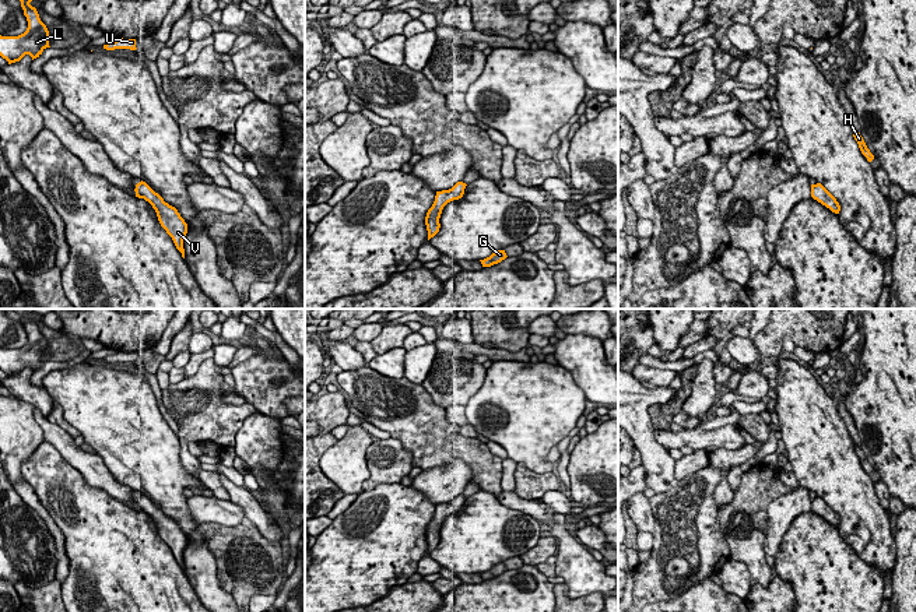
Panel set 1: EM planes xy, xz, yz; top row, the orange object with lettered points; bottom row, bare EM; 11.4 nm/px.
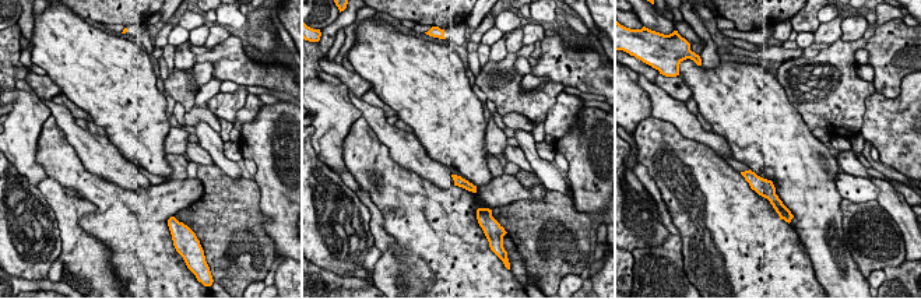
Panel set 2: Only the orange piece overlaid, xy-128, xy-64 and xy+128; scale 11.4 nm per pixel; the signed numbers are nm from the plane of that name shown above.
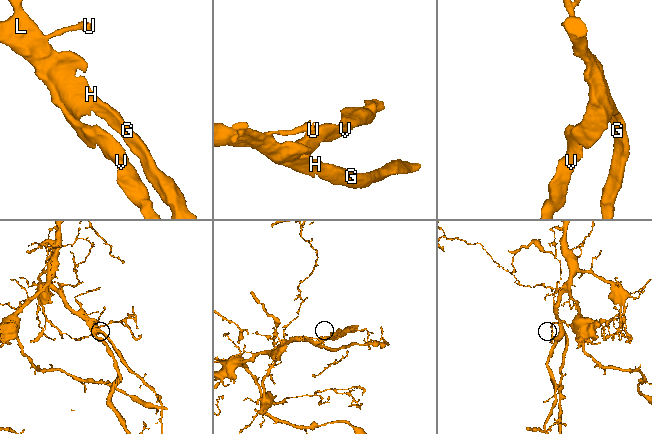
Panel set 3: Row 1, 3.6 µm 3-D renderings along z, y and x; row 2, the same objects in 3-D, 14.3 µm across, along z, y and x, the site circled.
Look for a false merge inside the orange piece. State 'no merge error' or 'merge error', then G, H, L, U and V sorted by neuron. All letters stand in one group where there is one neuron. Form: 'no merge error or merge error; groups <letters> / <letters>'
no merge error; groups G H L U V

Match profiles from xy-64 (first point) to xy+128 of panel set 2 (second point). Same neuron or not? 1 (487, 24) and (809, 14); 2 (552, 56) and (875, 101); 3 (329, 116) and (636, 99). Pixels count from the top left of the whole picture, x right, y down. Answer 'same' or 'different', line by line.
1: same
2: different
3: same

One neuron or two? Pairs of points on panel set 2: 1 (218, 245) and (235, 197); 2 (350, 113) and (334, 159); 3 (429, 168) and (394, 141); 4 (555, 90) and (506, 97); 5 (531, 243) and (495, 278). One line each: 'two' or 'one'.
1: one
2: one
3: one
4: one
5: two

